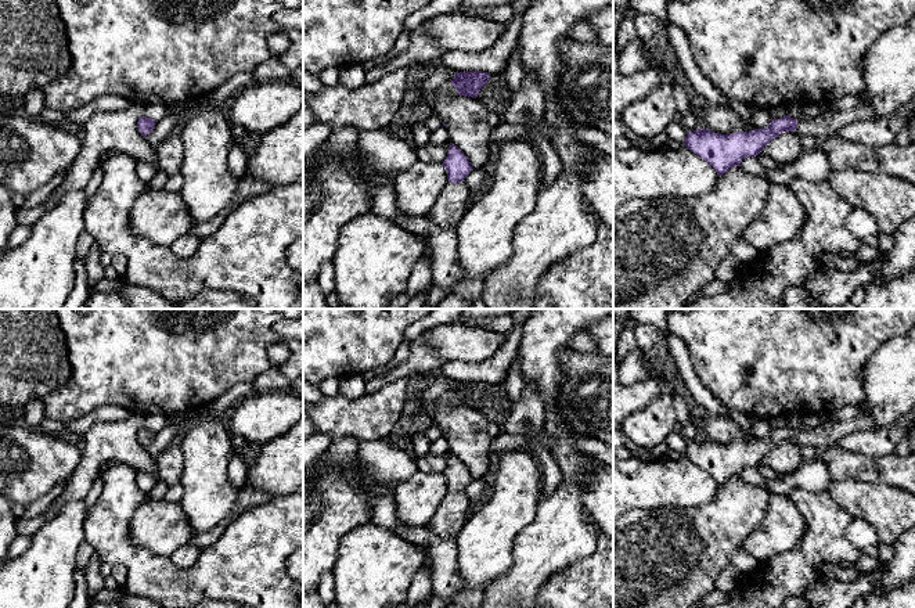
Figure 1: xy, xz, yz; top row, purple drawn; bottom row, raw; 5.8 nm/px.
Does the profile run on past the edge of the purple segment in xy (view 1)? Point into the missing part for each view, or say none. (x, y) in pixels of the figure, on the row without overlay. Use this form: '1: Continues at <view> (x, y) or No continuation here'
1: No continuation here

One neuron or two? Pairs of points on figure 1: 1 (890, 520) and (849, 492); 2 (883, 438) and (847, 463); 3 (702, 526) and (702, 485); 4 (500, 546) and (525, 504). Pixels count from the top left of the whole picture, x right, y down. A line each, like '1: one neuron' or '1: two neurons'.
1: one neuron
2: two neurons
3: two neurons
4: one neuron

